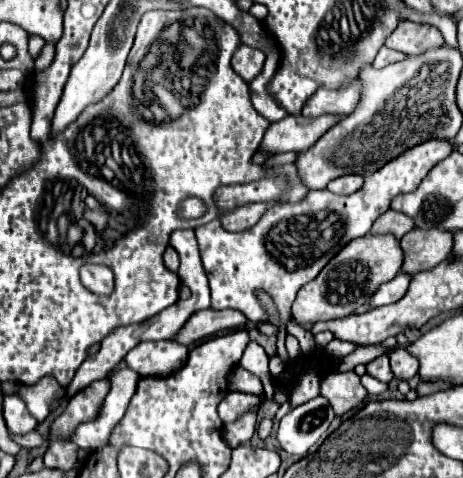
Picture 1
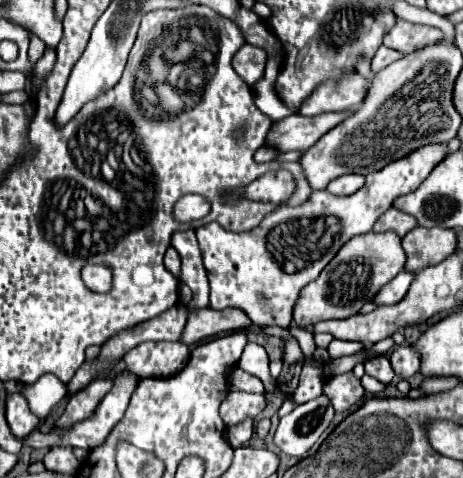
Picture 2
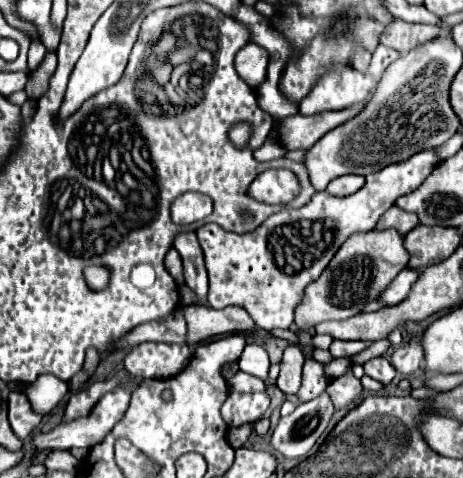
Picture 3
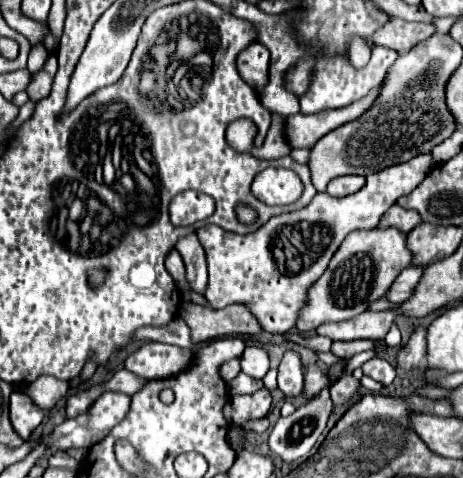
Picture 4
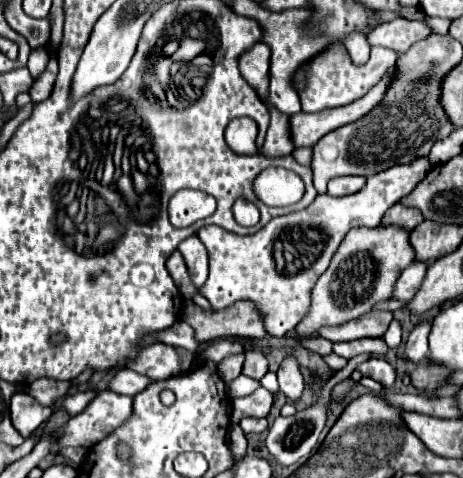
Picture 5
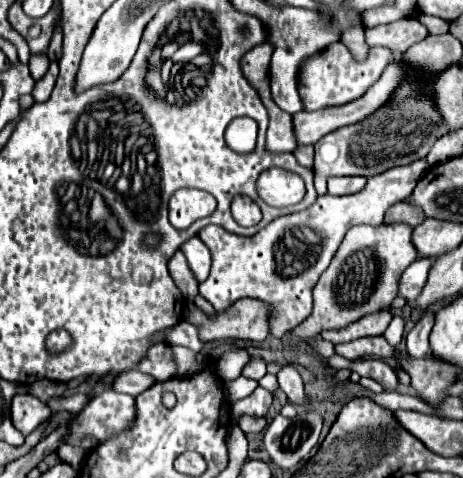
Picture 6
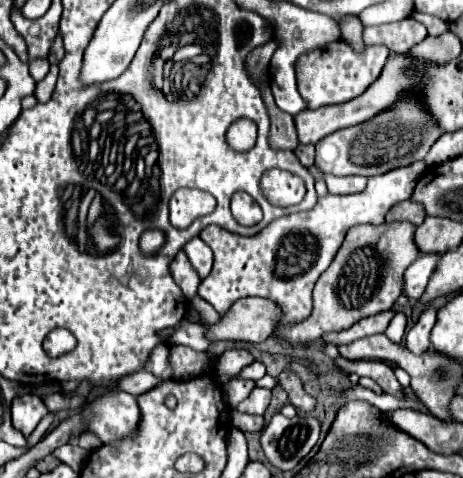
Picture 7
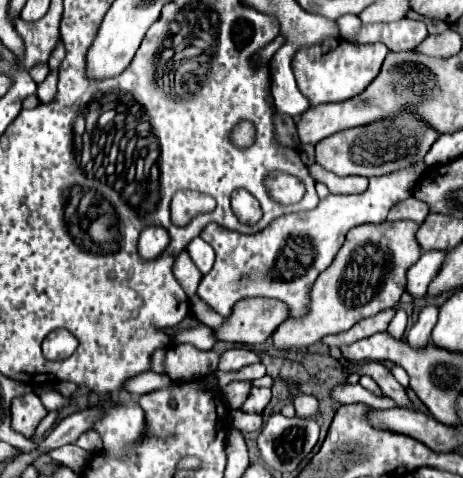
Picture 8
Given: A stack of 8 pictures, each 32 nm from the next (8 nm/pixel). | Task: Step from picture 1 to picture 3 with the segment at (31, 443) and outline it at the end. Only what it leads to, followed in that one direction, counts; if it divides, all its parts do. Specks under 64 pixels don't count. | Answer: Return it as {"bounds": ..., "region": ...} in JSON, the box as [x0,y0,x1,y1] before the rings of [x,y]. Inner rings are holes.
{"bounds":[32,386,130,450],"region":[[[118,386],[114,388],[112,392],[104,394],[98,404],[94,406],[94,410],[90,412],[90,416],[84,416],[84,418],[78,418],[70,424],[58,424],[52,432],[48,434],[34,434],[32,436],[32,444],[38,448],[38,450],[54,450],[54,448],[92,448],[96,444],[100,444],[104,440],[104,436],[114,428],[114,424],[124,416],[126,408],[128,408],[128,400],[130,400],[130,390],[126,386]]]}

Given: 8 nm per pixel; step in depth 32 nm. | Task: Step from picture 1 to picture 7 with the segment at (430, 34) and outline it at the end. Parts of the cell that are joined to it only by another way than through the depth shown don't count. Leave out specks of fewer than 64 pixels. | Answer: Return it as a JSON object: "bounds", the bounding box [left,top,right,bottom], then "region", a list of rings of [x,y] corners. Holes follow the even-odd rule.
{"bounds":[364,18,426,54],"region":[[[414,18],[364,28],[364,44],[384,44],[394,54],[406,54],[408,48],[422,42],[426,36],[426,26],[416,22]]]}

